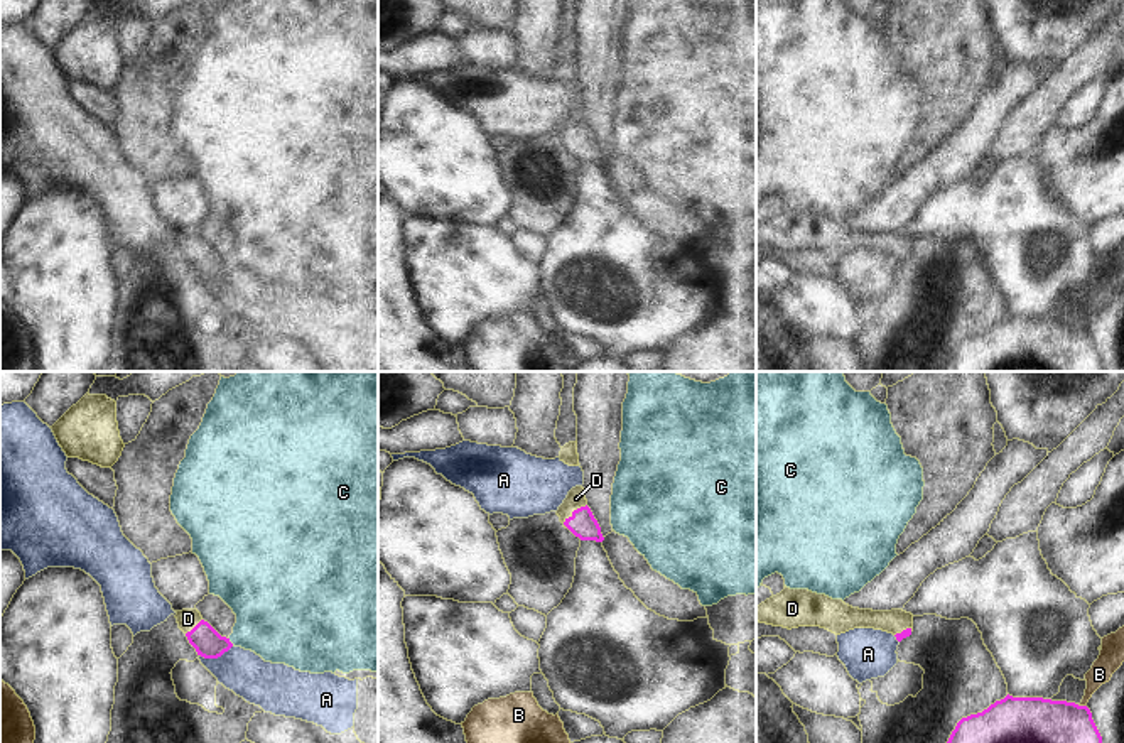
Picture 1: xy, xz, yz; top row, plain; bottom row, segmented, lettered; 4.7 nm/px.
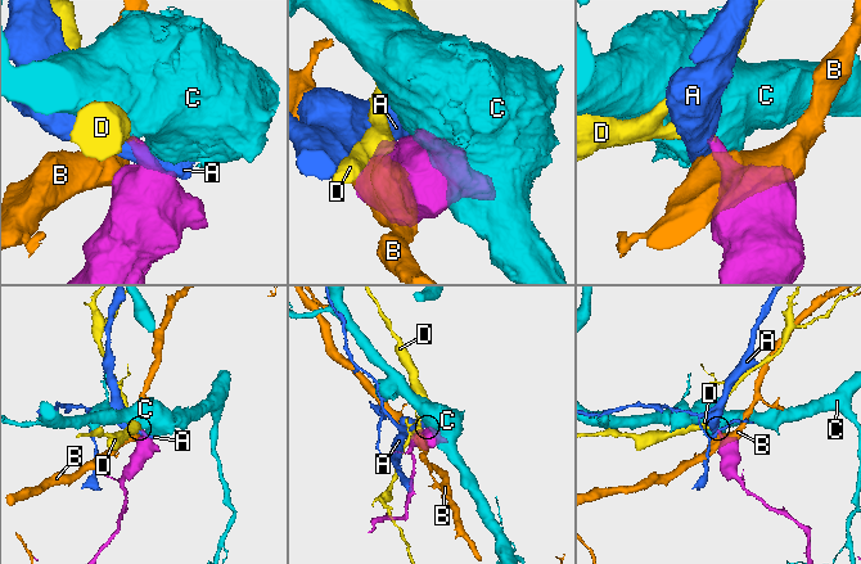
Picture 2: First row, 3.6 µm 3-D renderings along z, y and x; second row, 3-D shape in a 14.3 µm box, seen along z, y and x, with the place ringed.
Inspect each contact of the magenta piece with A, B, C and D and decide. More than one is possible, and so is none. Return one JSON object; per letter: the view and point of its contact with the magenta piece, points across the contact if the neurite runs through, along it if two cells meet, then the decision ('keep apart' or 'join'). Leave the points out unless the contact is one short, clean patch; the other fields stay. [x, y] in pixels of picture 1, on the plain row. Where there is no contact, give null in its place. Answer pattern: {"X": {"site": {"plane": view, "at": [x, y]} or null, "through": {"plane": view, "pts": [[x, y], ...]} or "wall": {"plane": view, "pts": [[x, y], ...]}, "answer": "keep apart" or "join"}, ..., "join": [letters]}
{"A": {"site": {"plane": "xy", "at": [216, 279]}, "answer": "keep apart"}, "B": {"site": {"plane": "yz", "at": [1082, 328]}, "answer": "keep apart"}, "C": {"site": {"plane": "xy", "at": [230, 264]}, "answer": "keep apart"}, "D": {"site": {"plane": "xz", "at": [572, 135]}, "answer": "join"}, "join": ["D"]}

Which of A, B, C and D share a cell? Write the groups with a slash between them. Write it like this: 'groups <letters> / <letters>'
groups A / B / C / D

